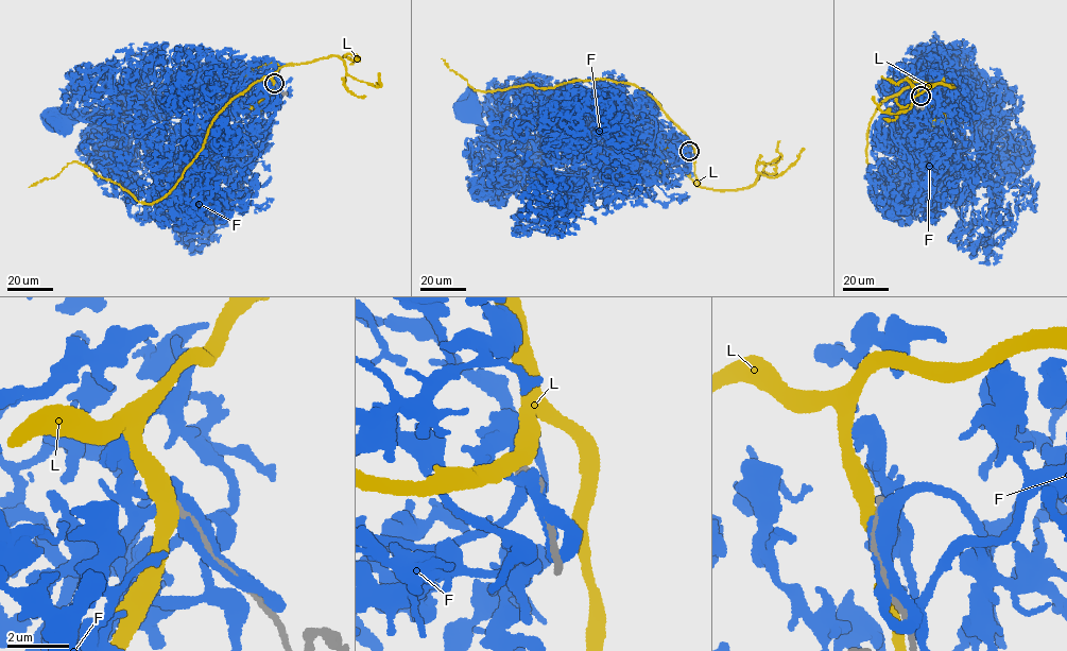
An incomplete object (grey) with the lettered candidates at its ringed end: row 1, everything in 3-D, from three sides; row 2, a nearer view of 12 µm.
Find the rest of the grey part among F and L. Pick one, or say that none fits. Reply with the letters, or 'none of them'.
none of them

